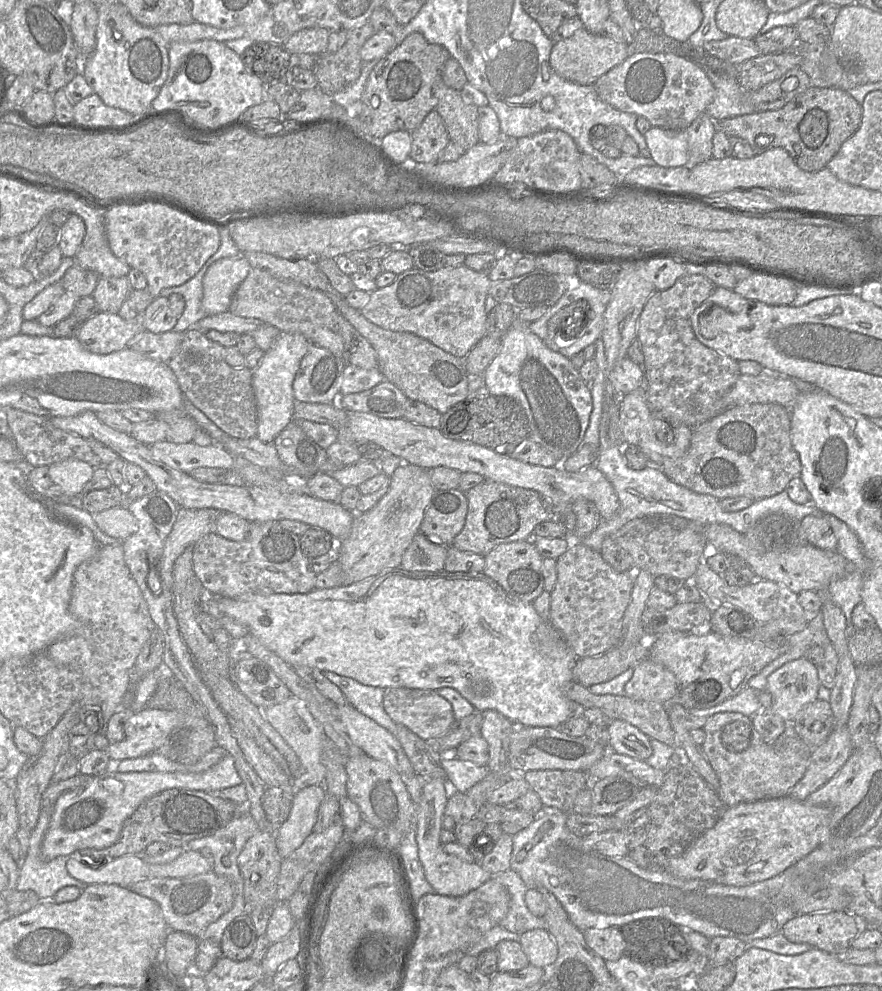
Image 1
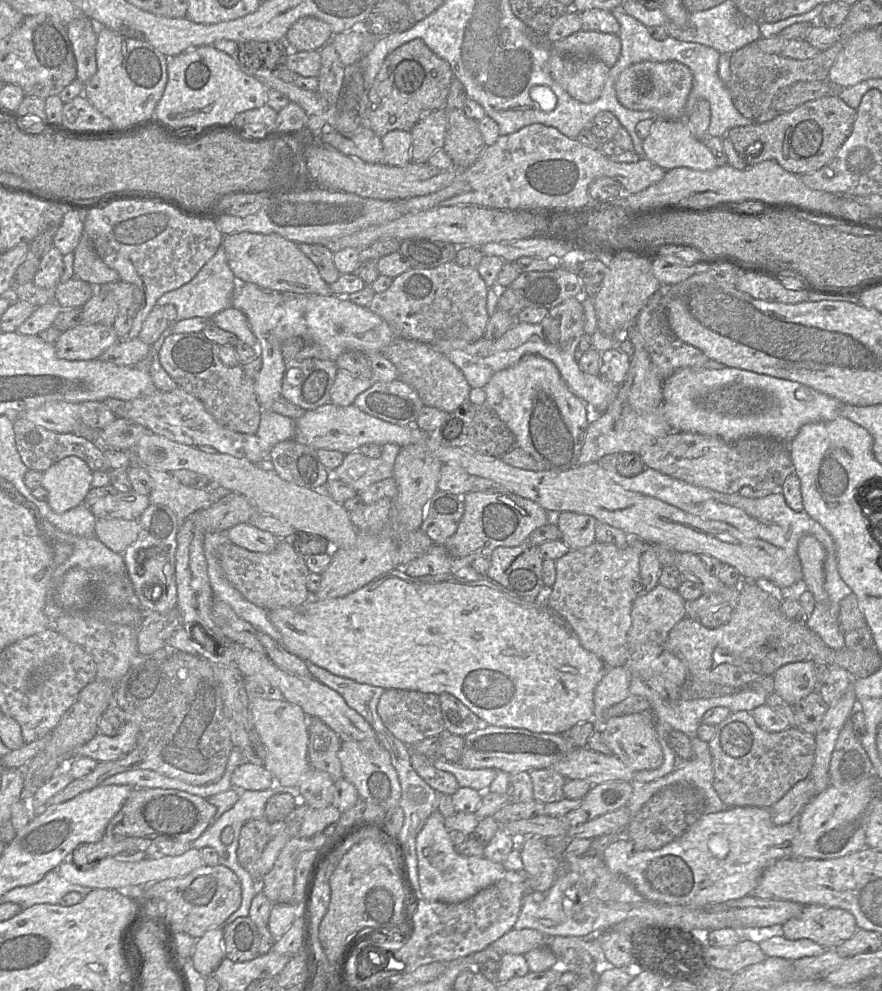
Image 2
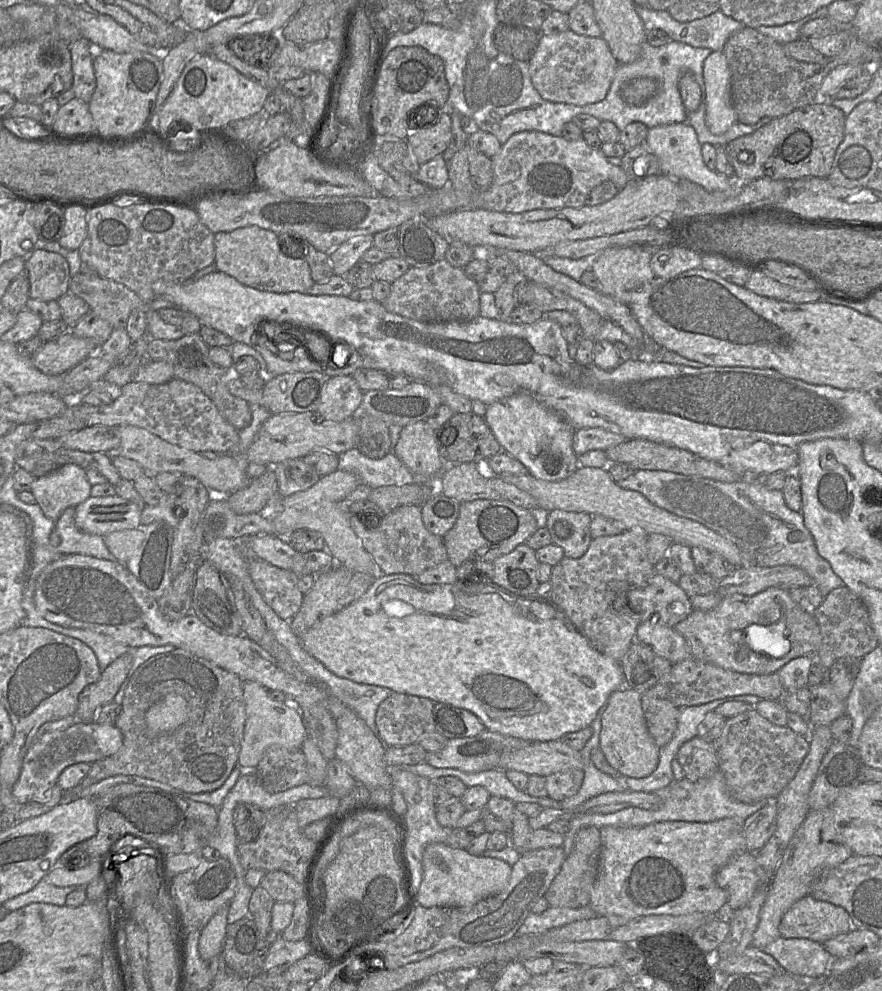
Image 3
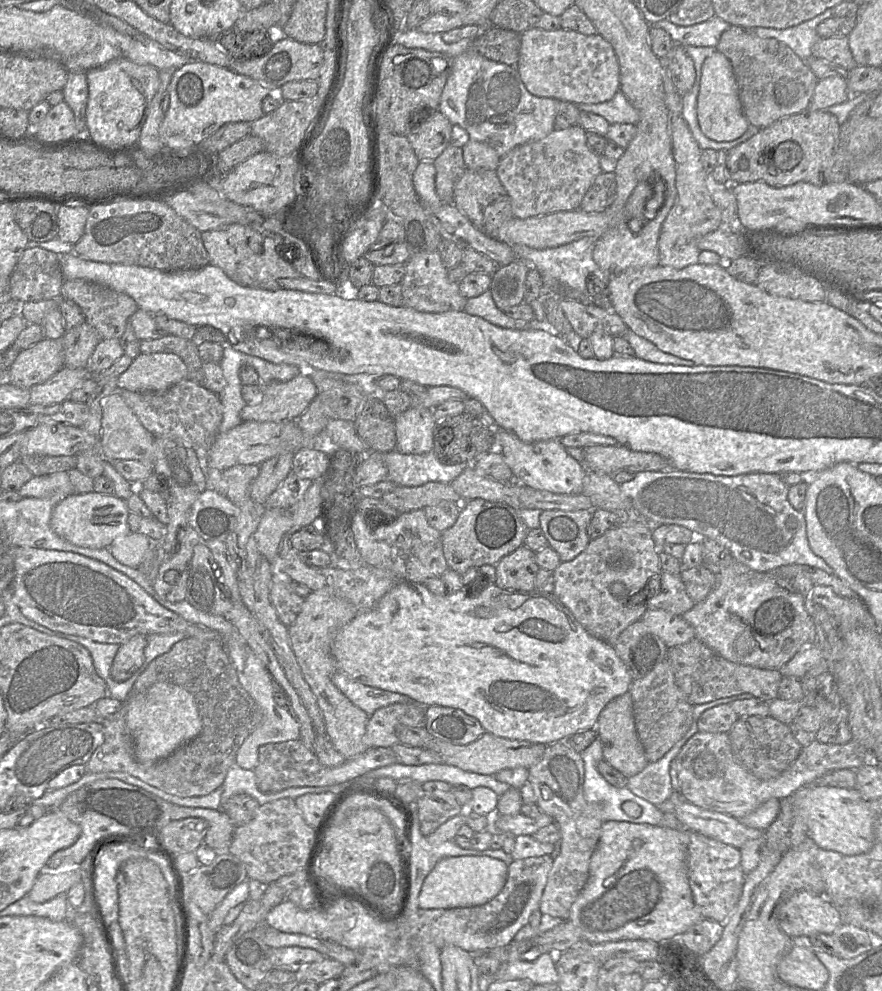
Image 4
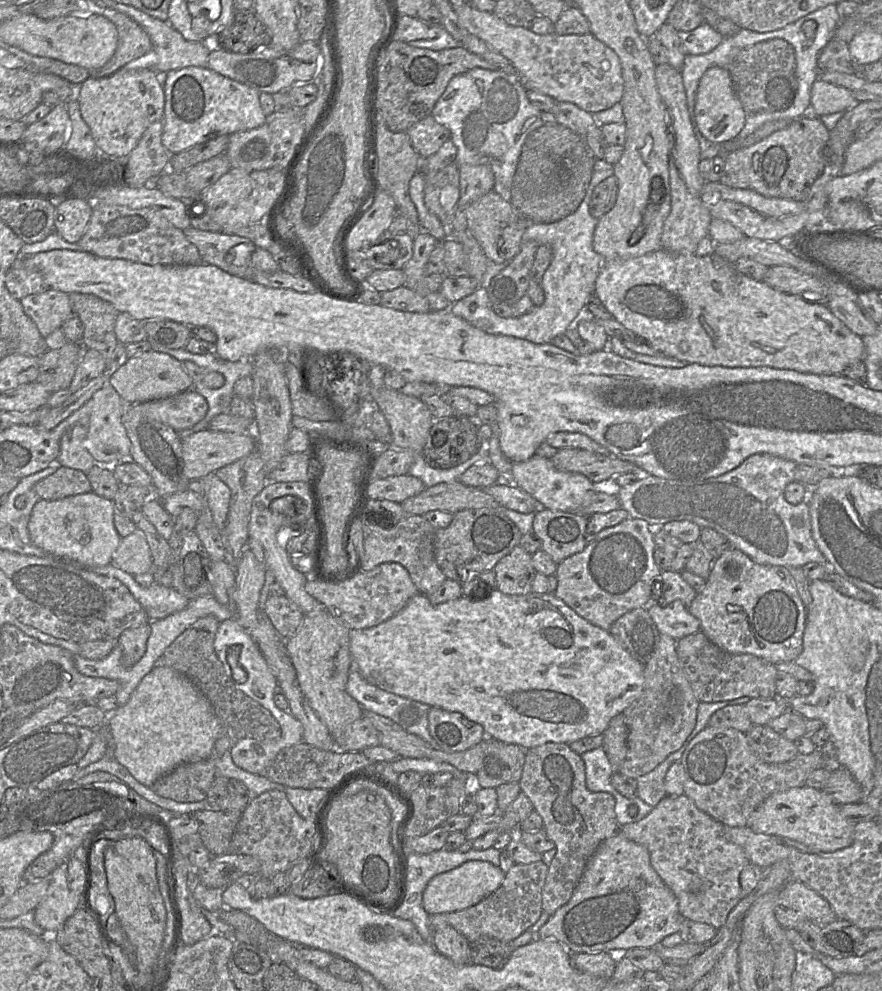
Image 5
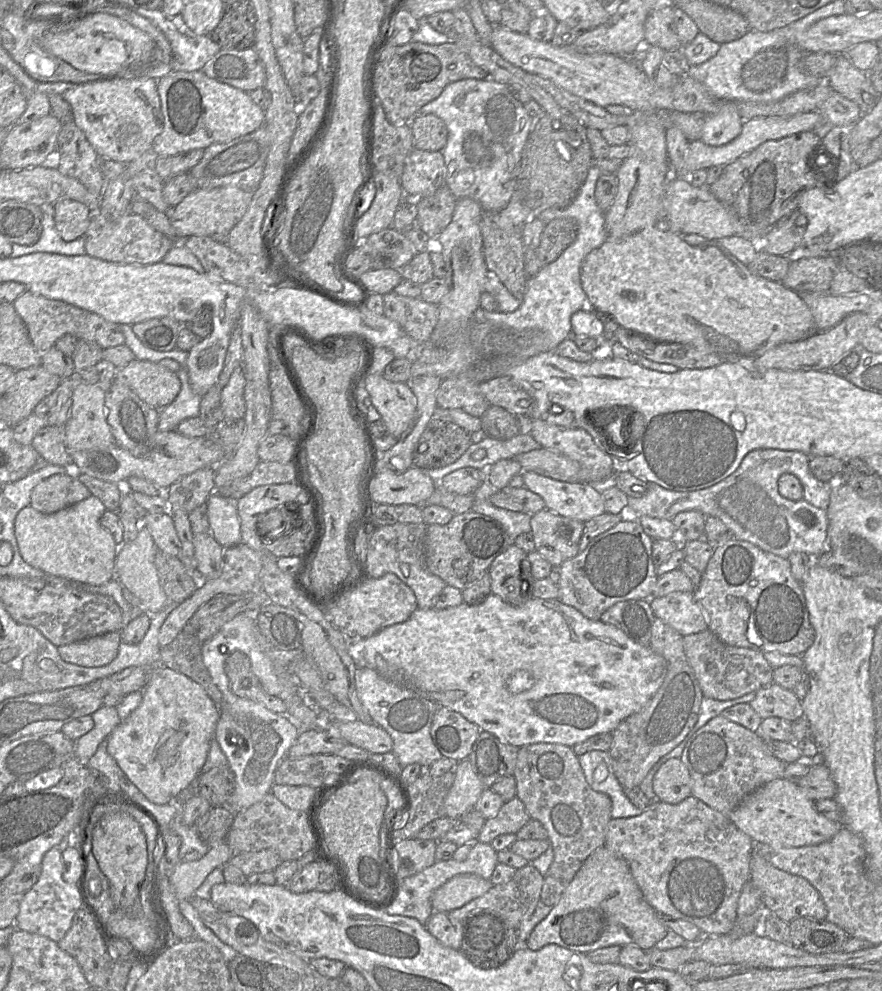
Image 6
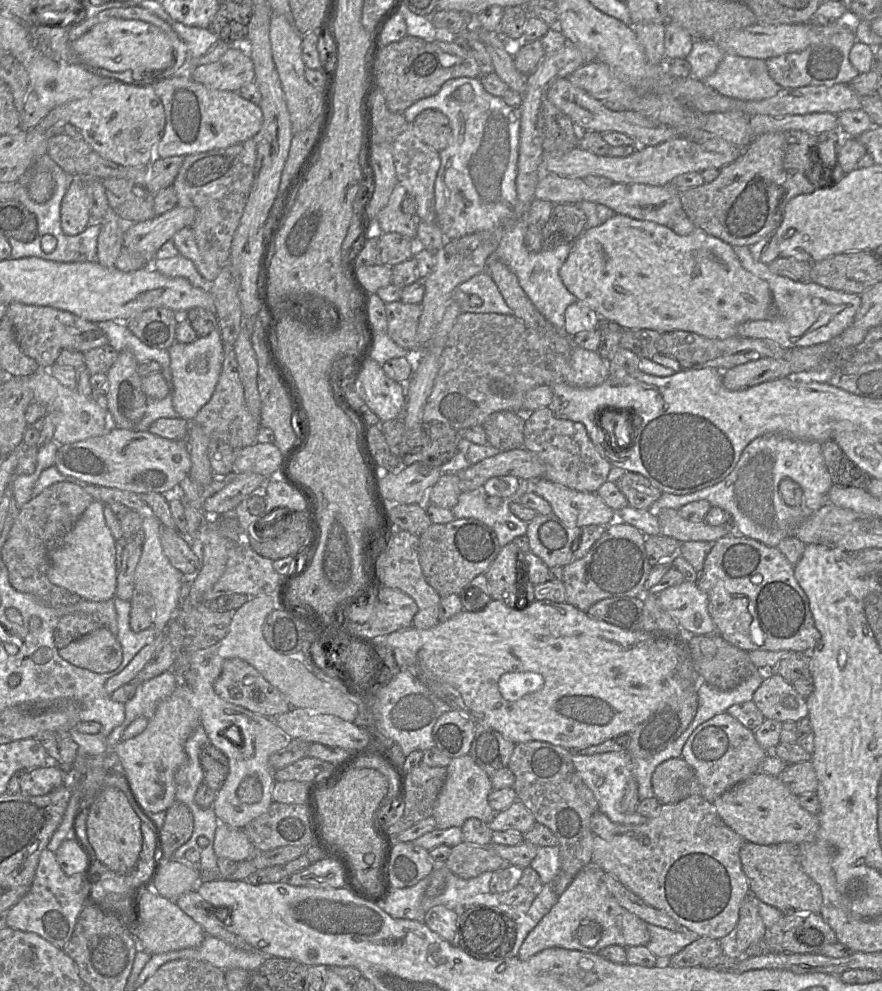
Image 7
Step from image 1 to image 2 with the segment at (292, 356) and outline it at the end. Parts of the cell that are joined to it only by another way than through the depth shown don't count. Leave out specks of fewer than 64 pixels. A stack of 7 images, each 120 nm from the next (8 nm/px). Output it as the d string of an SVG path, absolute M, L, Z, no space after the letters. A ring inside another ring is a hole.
M238 281L233 292L232 307L245 314L259 345L262 366L258 377L254 380L254 390L262 411L271 410L272 403L281 397L282 380L288 361L315 358L335 362L342 353L351 350L365 354L383 353L396 338L396 334L384 319L368 307L358 306L344 296L279 292L263 289L254 283ZM288 345L298 348L296 355L290 360L286 360L283 355L283 347Z

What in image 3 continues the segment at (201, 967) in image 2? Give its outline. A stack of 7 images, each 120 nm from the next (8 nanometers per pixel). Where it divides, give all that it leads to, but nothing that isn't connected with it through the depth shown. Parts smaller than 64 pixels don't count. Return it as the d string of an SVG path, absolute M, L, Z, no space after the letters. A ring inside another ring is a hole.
M228 905L221 907L200 931L199 953L203 960L210 960L221 952L228 926Z

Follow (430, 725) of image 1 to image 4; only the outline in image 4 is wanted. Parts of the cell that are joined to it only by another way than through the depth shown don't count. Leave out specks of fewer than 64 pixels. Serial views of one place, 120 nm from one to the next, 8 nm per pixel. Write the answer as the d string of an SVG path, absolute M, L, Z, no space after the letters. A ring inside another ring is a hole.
M395 703L379 708L368 719L364 742L369 748L392 747L399 742L398 726L426 726L426 704Z

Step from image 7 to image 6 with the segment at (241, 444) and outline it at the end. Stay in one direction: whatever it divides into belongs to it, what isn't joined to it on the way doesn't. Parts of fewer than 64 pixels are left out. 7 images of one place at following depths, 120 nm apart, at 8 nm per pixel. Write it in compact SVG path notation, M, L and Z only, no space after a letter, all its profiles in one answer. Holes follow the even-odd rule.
M241 365L233 371L221 392L221 409L224 420L239 420L245 417L245 385L245 373Z

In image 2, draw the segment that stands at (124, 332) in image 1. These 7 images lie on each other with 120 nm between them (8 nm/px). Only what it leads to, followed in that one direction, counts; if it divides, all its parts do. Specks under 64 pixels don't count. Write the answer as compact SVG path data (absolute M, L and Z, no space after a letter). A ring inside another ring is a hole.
M78 324L62 332L54 346L58 358L69 361L94 360L118 341L113 326Z

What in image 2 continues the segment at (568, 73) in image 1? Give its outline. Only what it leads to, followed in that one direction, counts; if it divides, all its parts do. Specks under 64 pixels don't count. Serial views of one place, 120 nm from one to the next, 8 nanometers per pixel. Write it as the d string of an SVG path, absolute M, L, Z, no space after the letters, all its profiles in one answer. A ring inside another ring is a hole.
M579 30L553 42L552 49L574 57L593 57L611 68L620 56L621 42L615 34Z

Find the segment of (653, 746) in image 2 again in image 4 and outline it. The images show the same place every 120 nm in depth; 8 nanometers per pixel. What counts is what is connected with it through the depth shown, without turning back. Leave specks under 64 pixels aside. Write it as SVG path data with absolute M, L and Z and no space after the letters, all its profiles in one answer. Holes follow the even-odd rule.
M630 691L612 699L604 707L599 715L596 730L602 742L604 760L627 778L638 774L649 764L637 734Z

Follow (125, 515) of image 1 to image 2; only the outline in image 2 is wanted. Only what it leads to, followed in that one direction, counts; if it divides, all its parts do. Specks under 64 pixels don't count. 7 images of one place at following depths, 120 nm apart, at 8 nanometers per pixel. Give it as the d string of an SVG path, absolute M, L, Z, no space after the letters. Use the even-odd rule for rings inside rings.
M96 519L95 537L115 553L122 554L138 537L137 520Z

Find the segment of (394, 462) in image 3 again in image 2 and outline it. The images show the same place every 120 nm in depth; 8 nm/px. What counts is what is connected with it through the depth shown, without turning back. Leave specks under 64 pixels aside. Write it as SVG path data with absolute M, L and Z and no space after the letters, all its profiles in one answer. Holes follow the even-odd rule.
M359 451L345 455L342 464L332 473L350 484L357 492L363 492L372 484L387 478L393 478L394 467L386 463L381 456L369 458Z

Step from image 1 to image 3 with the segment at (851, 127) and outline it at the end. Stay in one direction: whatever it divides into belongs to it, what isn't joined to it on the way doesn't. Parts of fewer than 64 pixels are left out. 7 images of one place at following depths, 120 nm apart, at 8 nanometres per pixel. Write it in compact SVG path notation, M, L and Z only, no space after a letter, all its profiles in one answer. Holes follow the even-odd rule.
M814 102L787 115L772 119L752 134L731 141L726 146L726 151L734 167L734 182L748 184L761 178L792 181L807 178L827 178L831 173L836 151L844 139L846 117L831 102Z

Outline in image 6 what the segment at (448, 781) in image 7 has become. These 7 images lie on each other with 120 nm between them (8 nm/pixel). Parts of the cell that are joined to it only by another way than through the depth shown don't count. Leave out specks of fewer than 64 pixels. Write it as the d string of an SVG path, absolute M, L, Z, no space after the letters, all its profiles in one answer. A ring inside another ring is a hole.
M469 759L458 762L454 769L454 783L445 801L446 816L461 821L461 816L474 808L485 789Z

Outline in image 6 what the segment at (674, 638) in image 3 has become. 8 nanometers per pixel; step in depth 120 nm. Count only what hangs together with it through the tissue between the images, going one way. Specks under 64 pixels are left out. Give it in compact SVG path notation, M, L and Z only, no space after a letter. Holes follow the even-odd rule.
M672 592L650 603L656 618L674 628L683 637L708 629L708 620L693 593Z

